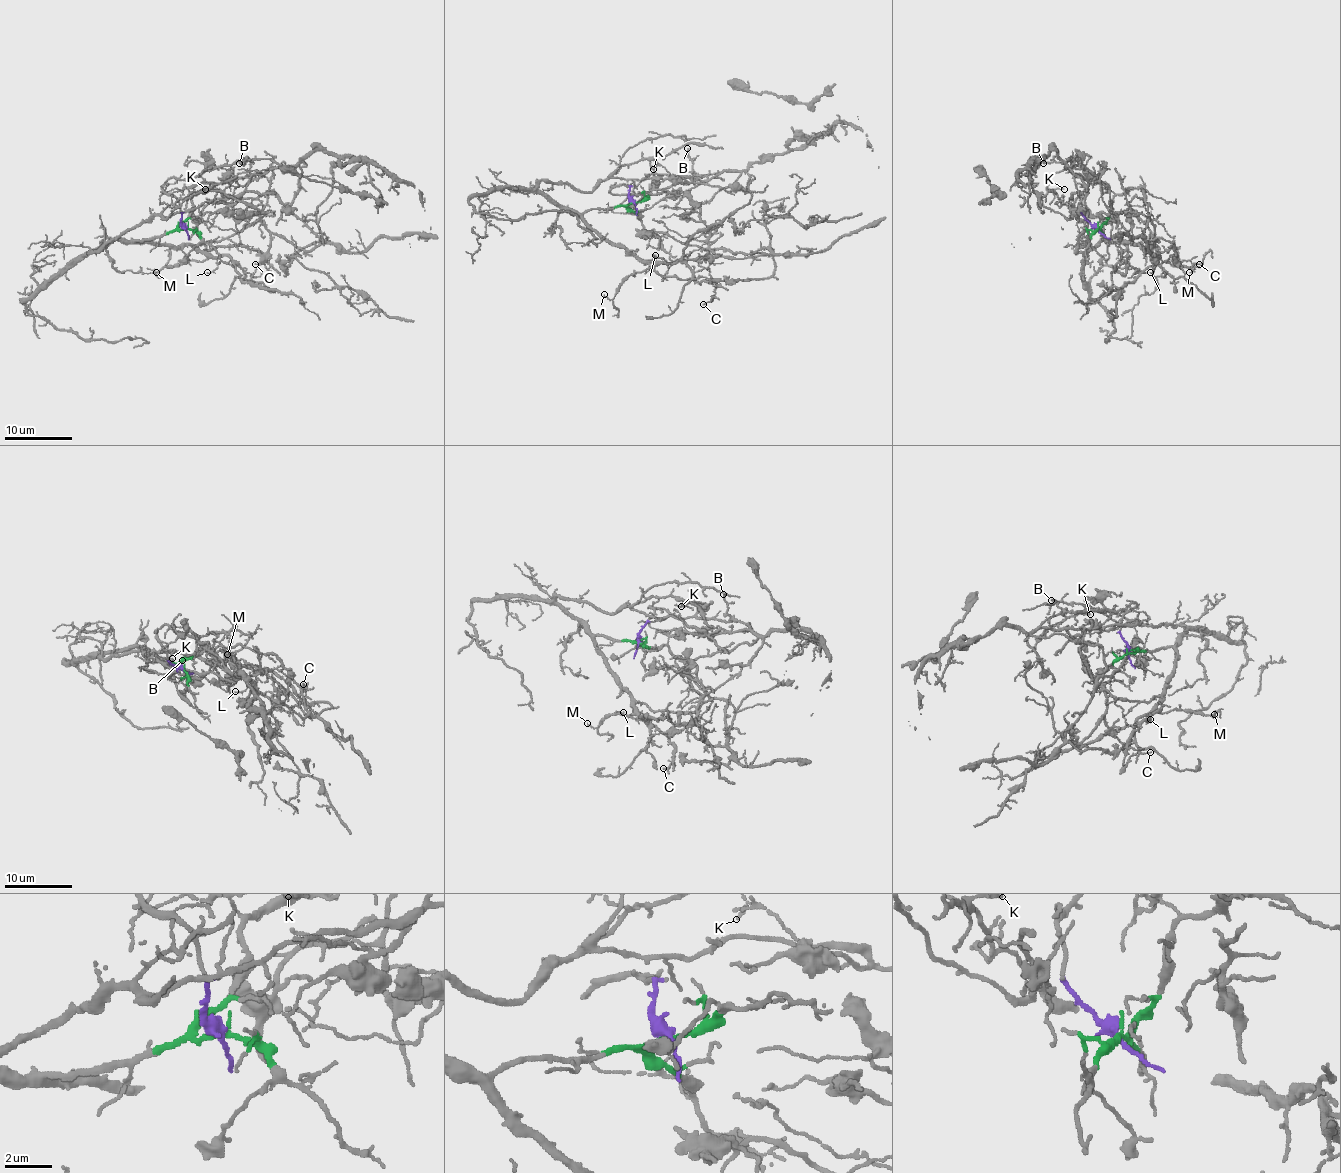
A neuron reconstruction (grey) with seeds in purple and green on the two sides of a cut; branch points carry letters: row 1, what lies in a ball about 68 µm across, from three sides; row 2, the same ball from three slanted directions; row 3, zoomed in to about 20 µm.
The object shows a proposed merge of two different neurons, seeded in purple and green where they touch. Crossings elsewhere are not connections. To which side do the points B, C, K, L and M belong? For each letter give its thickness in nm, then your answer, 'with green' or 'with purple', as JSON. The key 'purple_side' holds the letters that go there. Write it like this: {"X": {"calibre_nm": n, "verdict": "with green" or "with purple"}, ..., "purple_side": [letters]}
{"B": {"calibre_nm": 190, "verdict": "with purple"}, "C": {"calibre_nm": 120, "verdict": "with green"}, "K": {"calibre_nm": 160, "verdict": "with green"}, "L": {"calibre_nm": 110, "verdict": "with green"}, "M": {"calibre_nm": 110, "verdict": "with green"}, "purple_side": ["B"]}

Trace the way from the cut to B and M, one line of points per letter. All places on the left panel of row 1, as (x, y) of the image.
B: (185, 228), (180, 202), (163, 189), (165, 182), (171, 177), (197, 177), (204, 172), (246, 160), (239, 164)
M: (185, 228), (134, 241), (193, 245), (205, 255), (200, 262), (187, 260), (156, 272)

